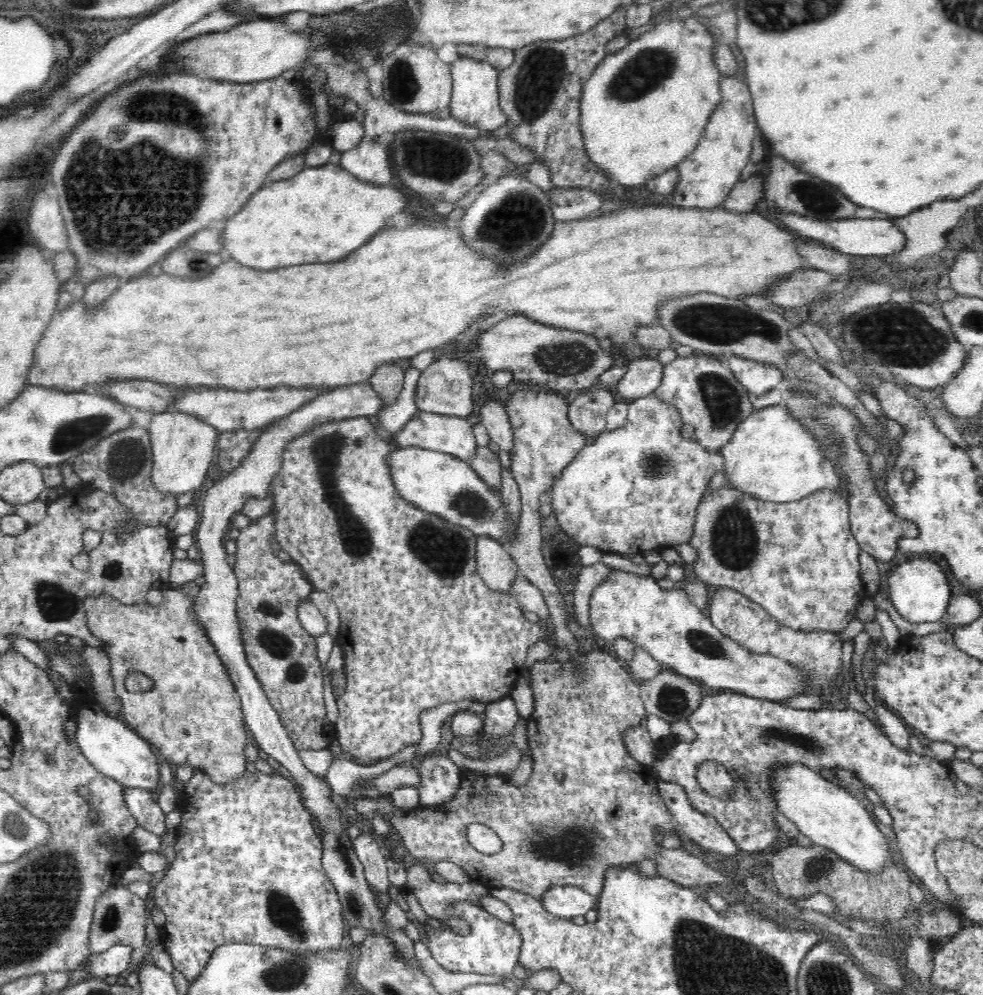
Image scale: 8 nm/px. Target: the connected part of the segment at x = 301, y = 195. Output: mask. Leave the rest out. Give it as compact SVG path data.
M329 163L316 168L305 167L292 178L267 183L253 194L254 198L250 198L252 202L249 200L248 206L243 206L244 210L240 209L240 214L225 221L220 254L258 270L340 260L370 240L380 228L384 228L386 218L392 216L394 220L394 214L402 214L406 208L398 190L378 184L364 182L338 165Z

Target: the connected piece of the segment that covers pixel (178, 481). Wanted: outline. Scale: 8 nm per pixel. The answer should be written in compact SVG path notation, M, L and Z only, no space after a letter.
M169 410L154 413L147 431L152 452L150 479L155 489L181 495L200 488L212 466L214 444L220 432L196 415Z

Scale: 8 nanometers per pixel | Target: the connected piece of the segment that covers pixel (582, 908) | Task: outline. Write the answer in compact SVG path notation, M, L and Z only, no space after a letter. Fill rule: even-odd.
M553 886L539 901L541 907L554 916L571 920L596 909L598 899L579 886Z

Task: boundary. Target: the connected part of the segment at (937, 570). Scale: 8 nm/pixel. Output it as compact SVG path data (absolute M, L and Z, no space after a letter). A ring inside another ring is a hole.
M927 556L905 561L897 566L888 578L888 592L889 601L894 608L912 624L943 621L952 598L952 590L946 574L936 561Z

